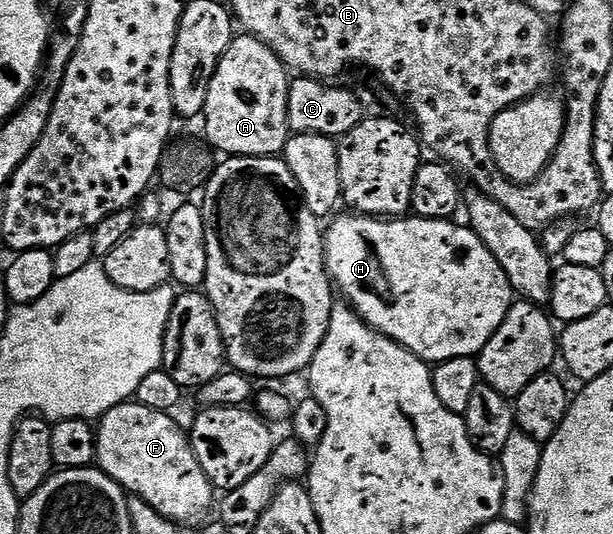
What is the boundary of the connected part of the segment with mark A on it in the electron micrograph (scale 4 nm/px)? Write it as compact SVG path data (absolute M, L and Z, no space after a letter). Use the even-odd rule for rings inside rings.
M250 36L232 38L225 56L217 64L201 115L202 121L207 121L206 141L223 156L270 158L282 155L289 137L288 85L287 67L266 44Z

